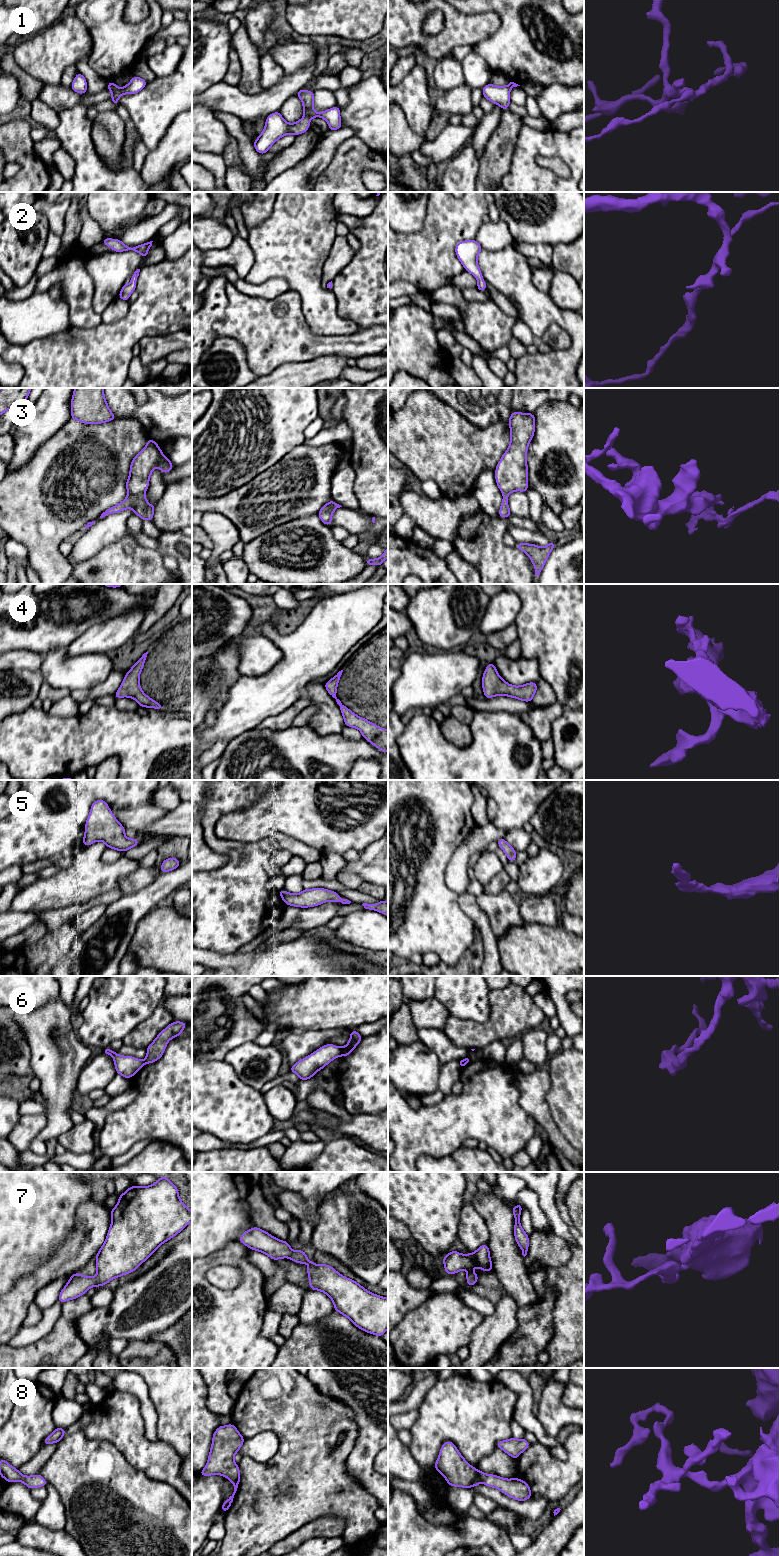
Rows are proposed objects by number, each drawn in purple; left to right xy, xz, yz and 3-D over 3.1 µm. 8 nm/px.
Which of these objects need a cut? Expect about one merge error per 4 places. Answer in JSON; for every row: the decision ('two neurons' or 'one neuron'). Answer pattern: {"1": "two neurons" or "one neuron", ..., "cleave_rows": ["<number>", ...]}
{"1": "two neurons", "2": "one neuron", "3": "one neuron", "4": "two neurons", "5": "one neuron", "6": "two neurons", "7": "one neuron", "8": "one neuron", "cleave_rows": ["1", "4", "6"]}

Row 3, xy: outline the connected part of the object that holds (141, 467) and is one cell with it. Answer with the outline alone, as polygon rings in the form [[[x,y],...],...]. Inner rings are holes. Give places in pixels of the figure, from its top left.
[[[148,438],[145,448],[133,458],[130,464],[129,478],[126,481],[128,496],[121,503],[105,510],[100,518],[132,508],[134,514],[143,521],[153,521],[156,503],[150,505],[144,493],[149,487],[149,479],[155,467],[158,467],[165,474],[174,465],[163,455],[157,442]]]

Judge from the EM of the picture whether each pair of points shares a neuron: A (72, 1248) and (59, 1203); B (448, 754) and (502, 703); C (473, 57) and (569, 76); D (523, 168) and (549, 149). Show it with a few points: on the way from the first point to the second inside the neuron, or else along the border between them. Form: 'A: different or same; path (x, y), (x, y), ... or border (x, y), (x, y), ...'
A: different; border (76, 1212), (74, 1228), (54, 1253)
B: different; border (476, 710), (506, 710), (516, 714)
C: different; border (473, 50), (484, 60), (492, 72)
D: same; path (525, 160), (537, 148), (541, 148)

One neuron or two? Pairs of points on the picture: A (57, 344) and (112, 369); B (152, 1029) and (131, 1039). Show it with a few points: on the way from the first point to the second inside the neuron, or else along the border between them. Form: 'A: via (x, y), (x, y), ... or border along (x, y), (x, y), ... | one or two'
A: via (71, 358), (82, 369), (98, 369) | one
B: via (147, 1030), (140, 1037), (136, 1038) | one

